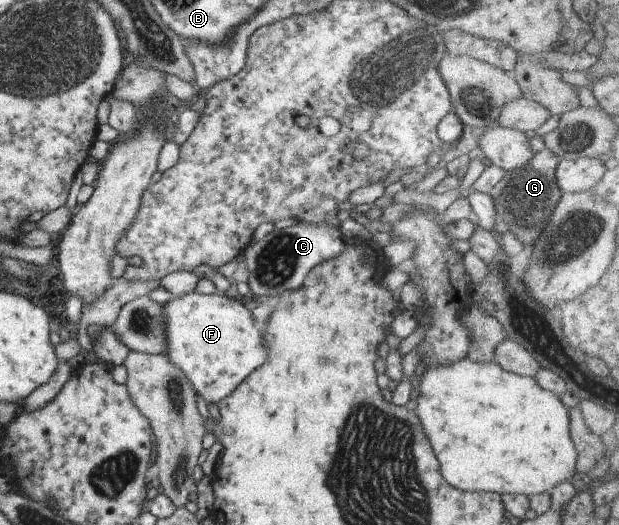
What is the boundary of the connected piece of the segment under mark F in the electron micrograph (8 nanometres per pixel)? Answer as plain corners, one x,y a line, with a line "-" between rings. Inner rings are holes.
188,292
183,296
175,296
163,303
163,323
165,323
165,355
193,385
193,390
200,395
206,405
221,405
221,401
229,397
229,393
255,369
265,361
263,349
263,325
258,324
251,316
250,305
242,305
239,298
227,299
217,293

